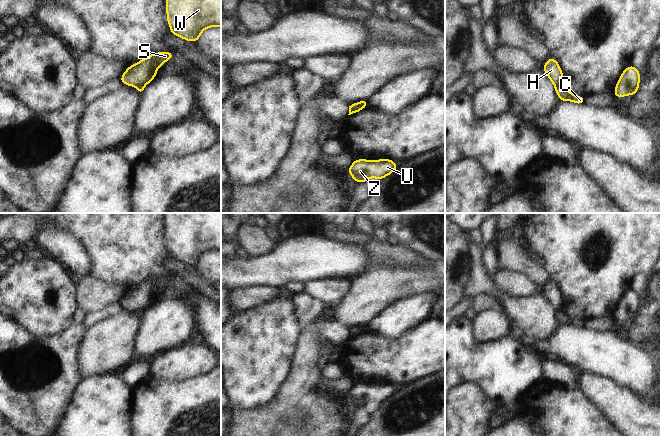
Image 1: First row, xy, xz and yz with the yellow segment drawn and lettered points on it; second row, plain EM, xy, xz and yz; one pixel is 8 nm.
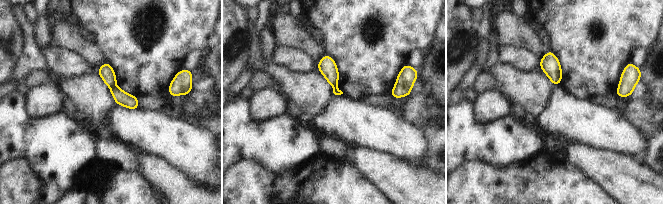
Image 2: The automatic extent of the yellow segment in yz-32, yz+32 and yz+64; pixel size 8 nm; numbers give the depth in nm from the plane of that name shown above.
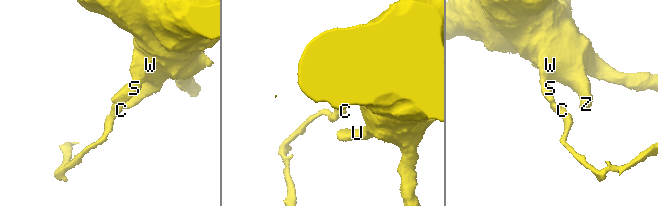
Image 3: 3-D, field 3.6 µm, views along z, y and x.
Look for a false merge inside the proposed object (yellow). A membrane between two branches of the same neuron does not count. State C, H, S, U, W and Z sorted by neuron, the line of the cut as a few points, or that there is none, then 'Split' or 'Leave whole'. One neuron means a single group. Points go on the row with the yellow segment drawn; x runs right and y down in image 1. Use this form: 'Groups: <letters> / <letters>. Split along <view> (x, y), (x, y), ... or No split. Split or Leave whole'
Groups: C / H S U W Z. Split along yz (561, 84), (556, 87). Split

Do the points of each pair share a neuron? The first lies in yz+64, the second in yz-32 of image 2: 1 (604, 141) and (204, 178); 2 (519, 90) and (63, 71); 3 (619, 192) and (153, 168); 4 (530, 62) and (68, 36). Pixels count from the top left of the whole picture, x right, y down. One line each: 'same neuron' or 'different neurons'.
1: same neuron
2: different neurons
3: same neuron
4: different neurons

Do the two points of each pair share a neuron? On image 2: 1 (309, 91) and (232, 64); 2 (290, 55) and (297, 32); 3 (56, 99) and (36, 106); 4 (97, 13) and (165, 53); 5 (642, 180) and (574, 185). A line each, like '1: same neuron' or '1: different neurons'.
1: different neurons
2: different neurons
3: same neuron
4: same neuron
5: different neurons

